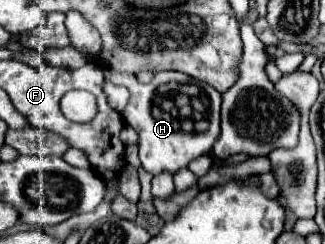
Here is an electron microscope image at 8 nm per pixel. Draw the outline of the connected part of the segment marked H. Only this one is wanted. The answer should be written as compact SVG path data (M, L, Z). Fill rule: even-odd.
M103 68L102 72L109 82L127 86L131 91L131 99L123 111L123 117L139 135L139 159L147 173L161 175L163 171L169 171L175 175L179 169L187 167L195 157L211 153L221 129L221 93L215 87L181 71L159 71L149 85L139 83L133 74L118 72L112 68Z

